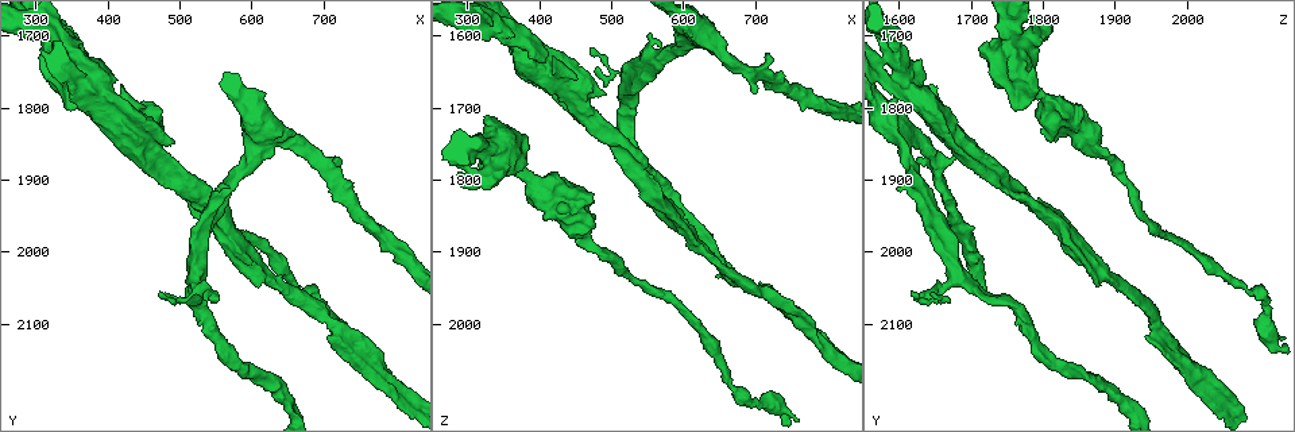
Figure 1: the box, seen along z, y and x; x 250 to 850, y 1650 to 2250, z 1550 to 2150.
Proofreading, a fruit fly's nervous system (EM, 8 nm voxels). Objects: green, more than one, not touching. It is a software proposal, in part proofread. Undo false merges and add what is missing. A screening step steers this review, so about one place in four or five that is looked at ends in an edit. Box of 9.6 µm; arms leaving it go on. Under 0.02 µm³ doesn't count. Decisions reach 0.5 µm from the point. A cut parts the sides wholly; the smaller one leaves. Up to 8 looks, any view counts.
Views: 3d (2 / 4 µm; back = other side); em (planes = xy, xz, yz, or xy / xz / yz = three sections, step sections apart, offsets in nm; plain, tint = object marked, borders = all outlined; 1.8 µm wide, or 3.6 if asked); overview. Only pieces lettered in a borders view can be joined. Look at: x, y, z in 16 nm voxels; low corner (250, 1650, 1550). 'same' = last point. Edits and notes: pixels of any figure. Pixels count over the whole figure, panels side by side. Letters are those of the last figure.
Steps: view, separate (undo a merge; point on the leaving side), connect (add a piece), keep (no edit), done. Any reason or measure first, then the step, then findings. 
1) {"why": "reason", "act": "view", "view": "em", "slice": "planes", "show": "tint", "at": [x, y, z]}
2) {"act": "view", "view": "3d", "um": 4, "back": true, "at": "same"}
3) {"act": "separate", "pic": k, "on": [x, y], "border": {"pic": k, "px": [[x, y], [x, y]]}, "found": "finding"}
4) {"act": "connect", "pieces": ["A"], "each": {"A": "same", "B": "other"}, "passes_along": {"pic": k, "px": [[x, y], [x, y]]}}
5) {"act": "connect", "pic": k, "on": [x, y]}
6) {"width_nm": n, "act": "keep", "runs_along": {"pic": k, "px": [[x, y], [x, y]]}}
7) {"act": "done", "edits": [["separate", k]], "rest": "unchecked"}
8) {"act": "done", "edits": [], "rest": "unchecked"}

{"why": "branch stops here", "act": "view", "view": "em", "slice": "planes", "show": "borders", "at": [545, 2065, 1625]}

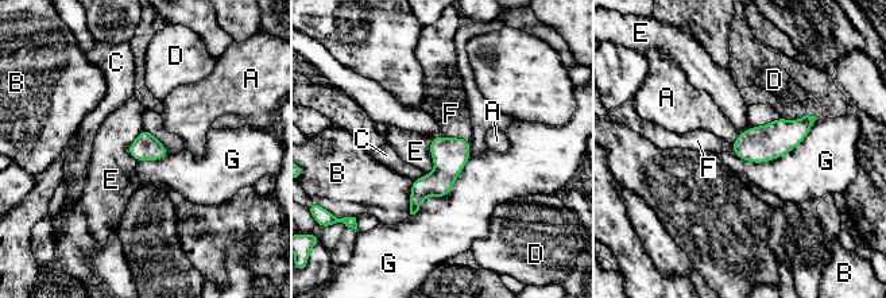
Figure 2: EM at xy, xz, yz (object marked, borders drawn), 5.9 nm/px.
{"act": "connect", "pieces": ["F"], "each": {"A": "other", "B": "other", "C": "other", "D": "other", "E": "other", "F": "same", "G": "other"}, "passes_along": {"pic": 2, "px": [[451, 155], [455, 138], [451, 113]]}, "found": "it goes on there"}

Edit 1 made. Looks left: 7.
{"why": "thick turns thin", "act": "view", "view": "3d", "um": 4, "at": [380, 1780, 1620]}

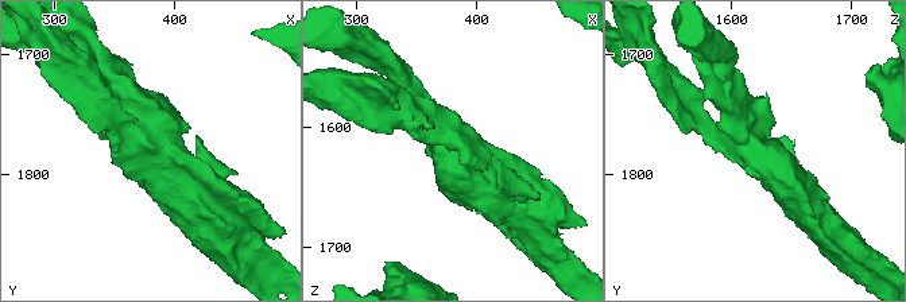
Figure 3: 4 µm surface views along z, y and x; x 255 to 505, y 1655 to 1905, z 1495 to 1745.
{"act": "view", "view": "em", "um": 3.6, "slice": "planes", "show": "tint", "at": [382, 1784, 1622]}

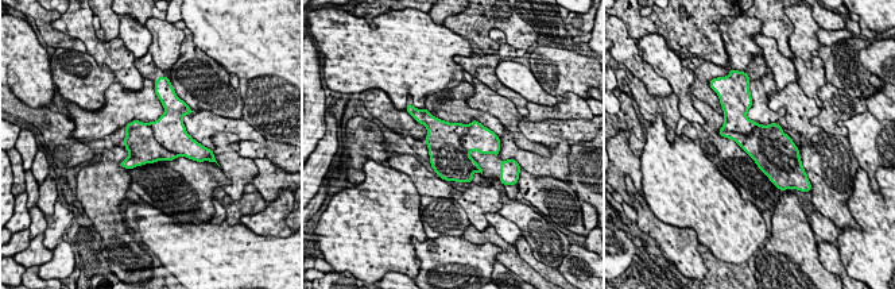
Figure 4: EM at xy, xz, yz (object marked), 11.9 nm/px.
{"act": "view", "view": "em", "um": 3.6, "slice": "planes", "show": "borders", "at": "same"}

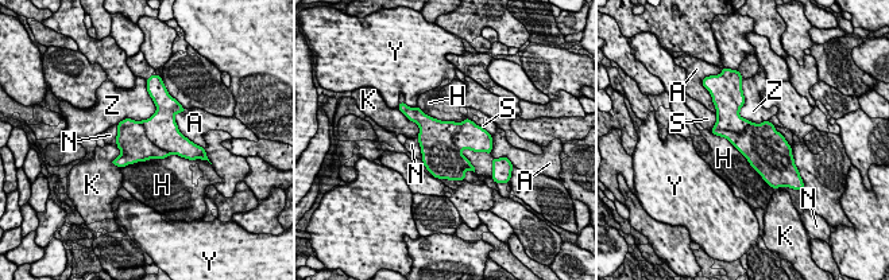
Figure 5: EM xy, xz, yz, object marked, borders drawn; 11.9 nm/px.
{"width_nm": 480, "act": "separate", "pic": 5, "on": [727, 112], "each": {"A": "other", "H": "other", "K": "other", "N": "other", "S": "other", "Y": "other", "Z": "other"}, "border": {"pic": 5, "px": [[750, 121], [742, 132], [714, 127]]}, "found": "a second neuron is stuck on"}

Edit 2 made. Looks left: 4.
{"why": "sharp bend", "act": "view", "view": "em", "um": 3.6, "slice": "planes", "show": "borders", "at": [350, 1715, 1770]}

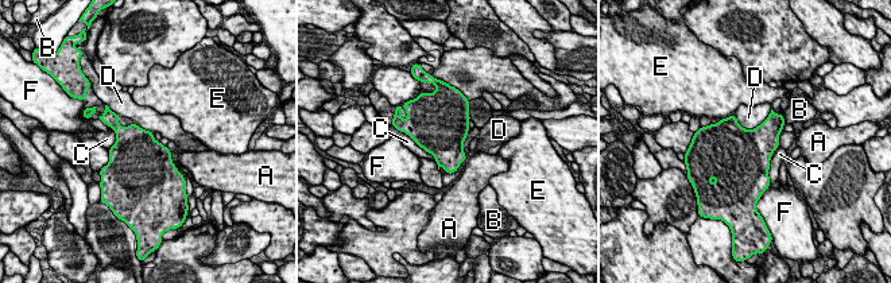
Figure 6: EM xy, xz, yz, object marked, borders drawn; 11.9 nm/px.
{"width_nm": 550, "act": "keep", "each": {"A": "other", "B": "other", "C": "other", "D": "other", "E": "other", "F": "other"}, "found": "one neuron here"}

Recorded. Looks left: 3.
{"act": "done", "edits": [["connect", 2], ["separate", 5]], "rest": "unchecked"}

